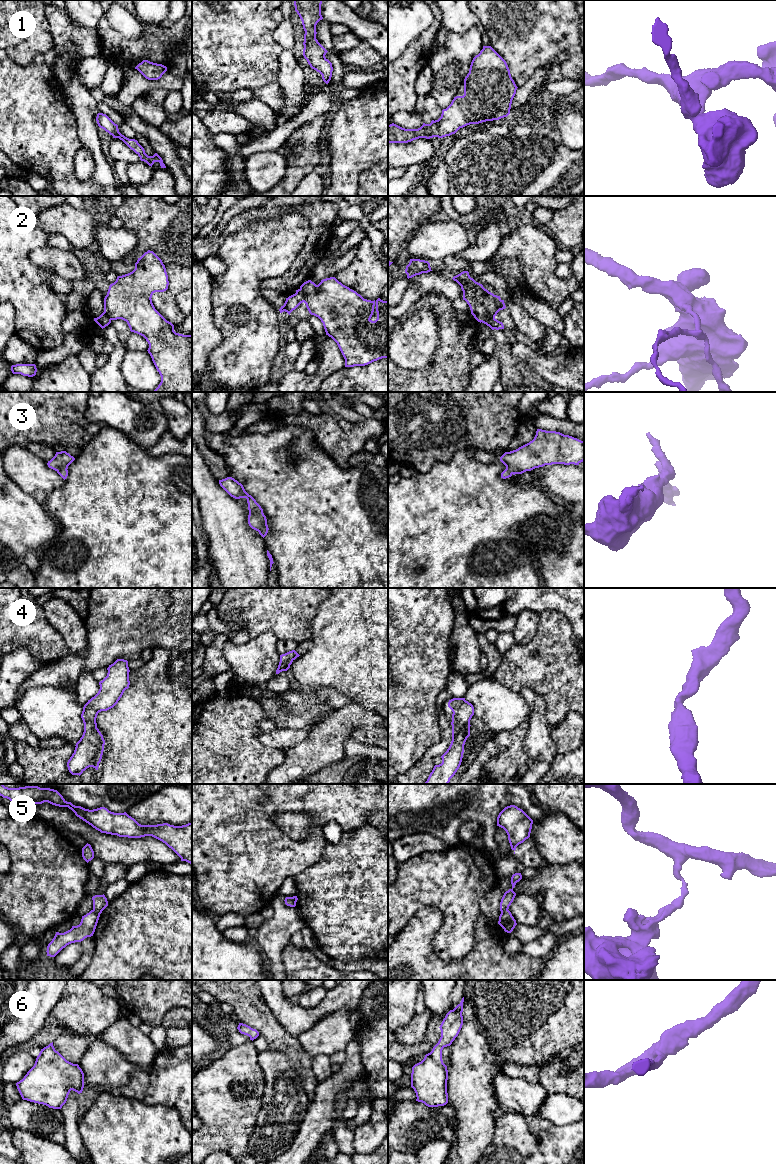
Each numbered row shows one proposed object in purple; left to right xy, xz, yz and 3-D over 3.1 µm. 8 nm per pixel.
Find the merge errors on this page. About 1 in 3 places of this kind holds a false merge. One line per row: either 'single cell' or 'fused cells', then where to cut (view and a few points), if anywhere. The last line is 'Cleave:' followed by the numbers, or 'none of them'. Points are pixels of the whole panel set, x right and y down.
1: single cell | no cut
2: fused cells | xz (299, 289), (303, 293), (304, 301)
3: single cell | no cut
4: single cell | no cut
5: fused cells | xy (93, 909), (99, 914)
6: single cell | no cut
Cleave: 2, 5

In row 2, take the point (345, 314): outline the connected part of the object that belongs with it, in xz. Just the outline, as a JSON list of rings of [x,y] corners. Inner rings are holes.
[[[335,277],[323,279],[318,285],[308,280],[300,290],[304,293],[309,313],[321,320],[326,335],[337,343],[345,359],[345,367],[365,366],[388,358],[388,301],[364,299]]]

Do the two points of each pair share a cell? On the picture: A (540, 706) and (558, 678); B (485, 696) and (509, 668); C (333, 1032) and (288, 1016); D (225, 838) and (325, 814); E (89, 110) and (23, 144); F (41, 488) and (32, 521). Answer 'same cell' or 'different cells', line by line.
A: different cells
B: different cells
C: different cells
D: same cell
E: different cells
F: different cells

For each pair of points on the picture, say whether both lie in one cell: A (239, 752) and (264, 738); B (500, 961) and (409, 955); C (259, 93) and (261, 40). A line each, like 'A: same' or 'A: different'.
A: different
B: same
C: different

